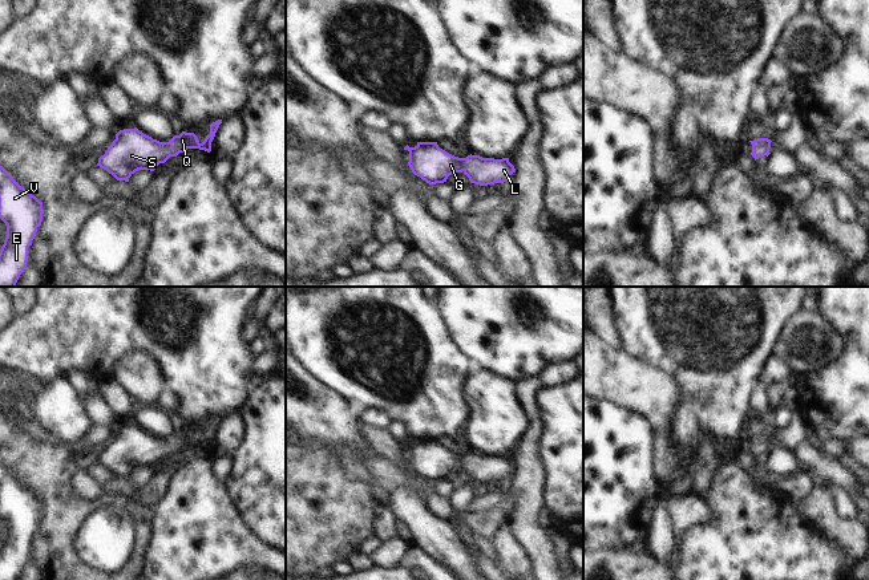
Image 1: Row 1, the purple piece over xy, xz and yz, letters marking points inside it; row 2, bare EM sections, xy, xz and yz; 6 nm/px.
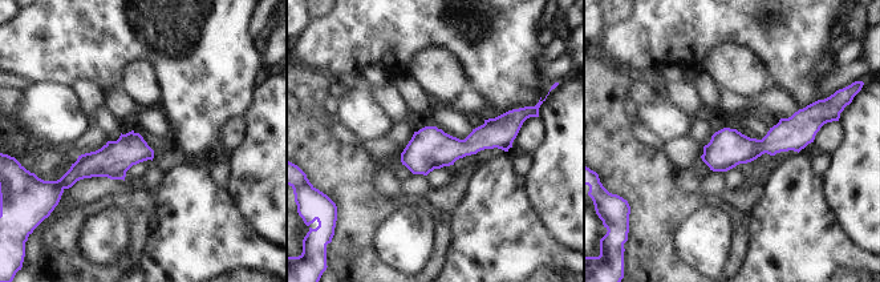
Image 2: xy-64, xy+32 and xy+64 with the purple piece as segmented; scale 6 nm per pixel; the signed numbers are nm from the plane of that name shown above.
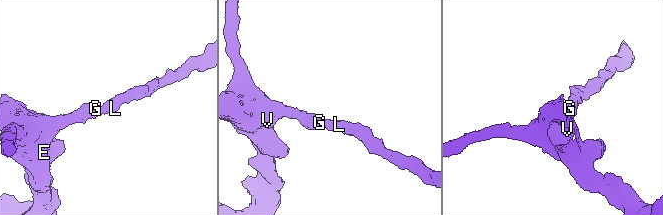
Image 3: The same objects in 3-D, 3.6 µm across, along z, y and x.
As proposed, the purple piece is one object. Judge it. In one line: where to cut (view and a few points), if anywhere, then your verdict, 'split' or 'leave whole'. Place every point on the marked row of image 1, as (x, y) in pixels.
no cut; leave whole

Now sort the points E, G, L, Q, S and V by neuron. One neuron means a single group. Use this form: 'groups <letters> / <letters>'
groups E G L Q S V

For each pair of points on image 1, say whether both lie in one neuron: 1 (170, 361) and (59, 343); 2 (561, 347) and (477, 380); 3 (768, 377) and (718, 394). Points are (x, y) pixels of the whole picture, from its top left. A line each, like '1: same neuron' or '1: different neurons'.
1: same neuron
2: different neurons
3: different neurons

